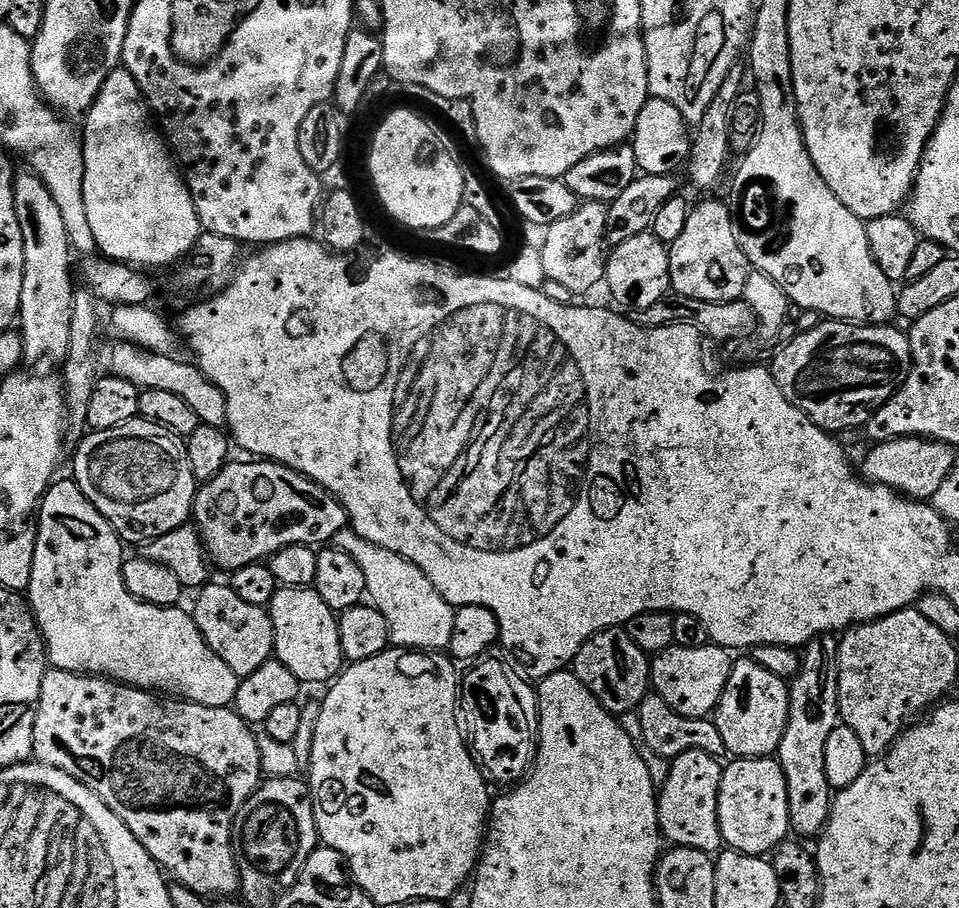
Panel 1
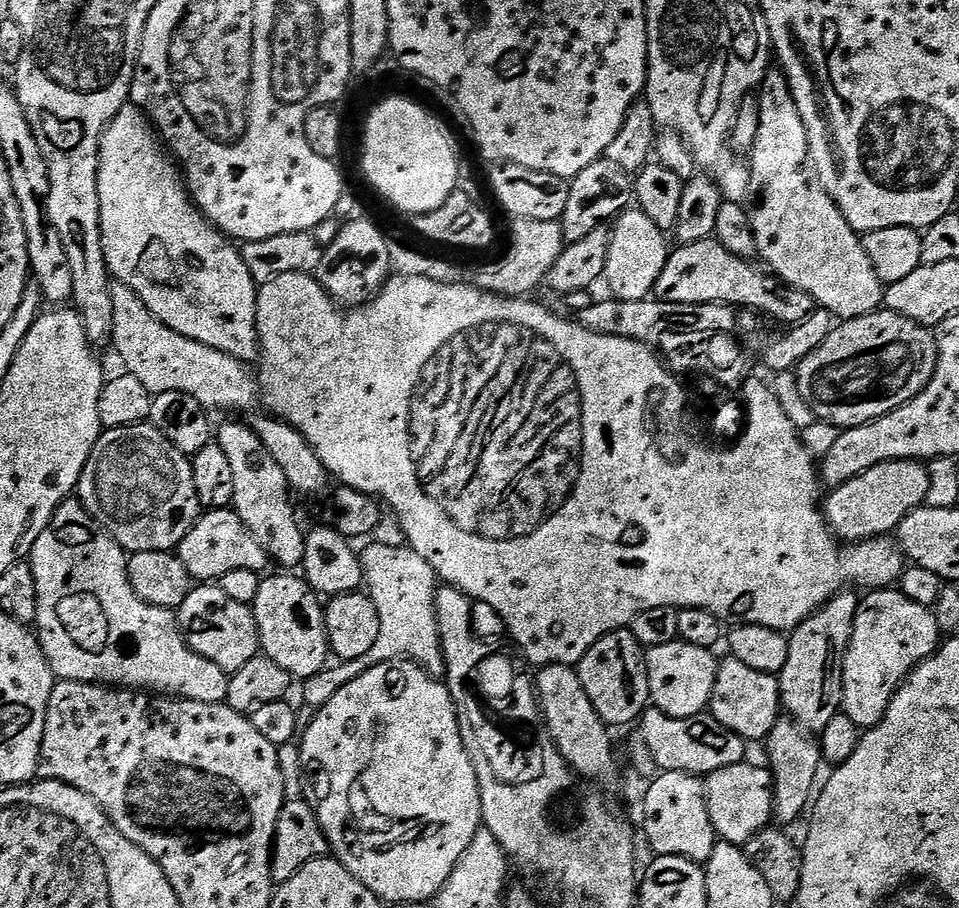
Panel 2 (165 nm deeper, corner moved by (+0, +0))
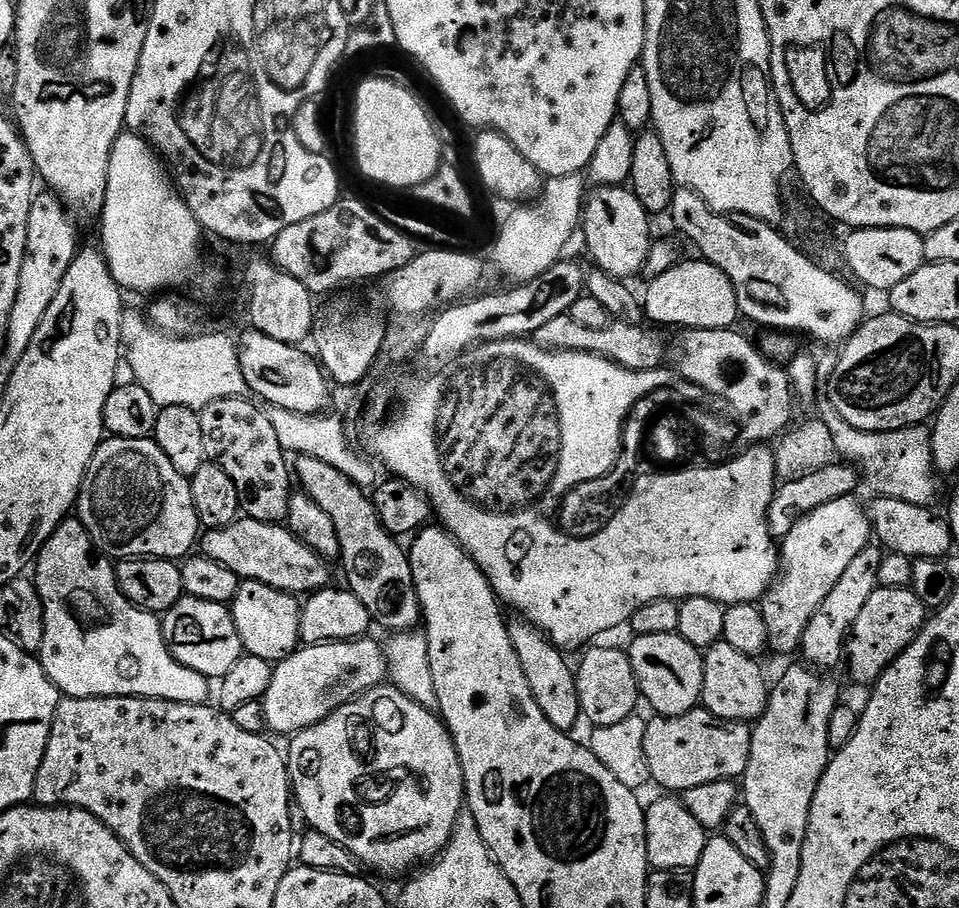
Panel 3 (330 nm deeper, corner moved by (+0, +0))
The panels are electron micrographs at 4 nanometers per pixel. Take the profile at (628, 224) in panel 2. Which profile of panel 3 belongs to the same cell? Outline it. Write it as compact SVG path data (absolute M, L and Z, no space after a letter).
M627 187L596 188L593 193L587 197L582 209L582 236L584 232L584 244L596 263L593 265L617 278L639 277L654 239L648 225L649 212Z

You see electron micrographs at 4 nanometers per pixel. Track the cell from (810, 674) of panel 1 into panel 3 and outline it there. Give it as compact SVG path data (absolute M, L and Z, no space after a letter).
M875 547L864 548L862 554L858 554L858 558L850 561L850 566L842 573L842 578L838 578L834 590L830 590L826 602L822 602L814 618L810 618L810 624L806 626L806 632L802 634L799 647L799 651L804 652L803 663L805 665L828 670L824 668L834 667L839 660L841 663L846 652L848 634L852 631L858 614L862 614L862 606L866 606L870 594L874 594L878 587L876 572L880 568L880 563L884 561L885 553L879 547L876 547L877 549Z

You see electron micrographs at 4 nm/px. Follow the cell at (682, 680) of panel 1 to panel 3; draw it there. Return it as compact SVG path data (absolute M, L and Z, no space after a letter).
M679 632L670 634L646 634L636 636L633 639L632 648L627 649L630 662L634 666L636 681L640 687L641 697L653 709L651 710L658 716L681 716L697 707L701 703L704 694L704 657L701 649L690 646L686 638L682 638Z

